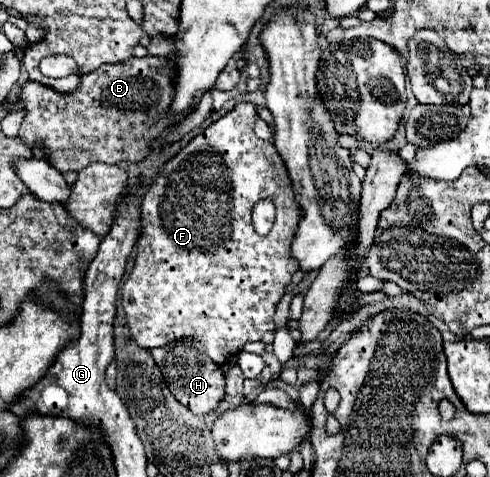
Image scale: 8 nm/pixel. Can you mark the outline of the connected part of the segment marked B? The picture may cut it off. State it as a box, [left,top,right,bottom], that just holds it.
[18,57,172,171]

